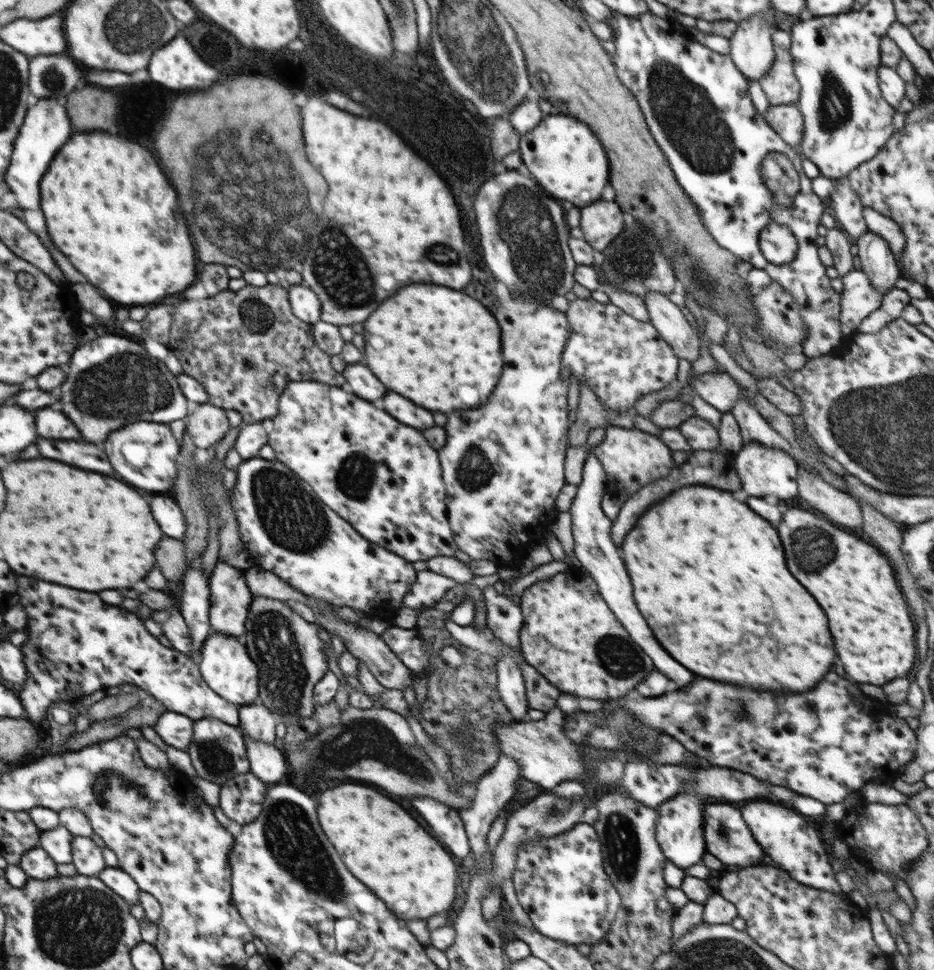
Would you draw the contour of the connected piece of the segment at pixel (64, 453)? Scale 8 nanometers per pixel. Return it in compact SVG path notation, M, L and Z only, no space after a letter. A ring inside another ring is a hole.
M40 438L38 442L38 450L40 456L50 458L50 460L60 460L64 464L70 464L82 470L92 470L98 474L112 474L112 466L106 458L106 454L96 448L94 444L86 444L86 442L70 442L70 440L46 440Z

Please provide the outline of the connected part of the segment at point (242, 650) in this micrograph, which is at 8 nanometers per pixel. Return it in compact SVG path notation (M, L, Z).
M214 632L201 648L198 658L199 671L205 683L218 696L237 706L252 704L258 701L258 667L254 664L245 646L240 644L240 638L226 636L221 632Z

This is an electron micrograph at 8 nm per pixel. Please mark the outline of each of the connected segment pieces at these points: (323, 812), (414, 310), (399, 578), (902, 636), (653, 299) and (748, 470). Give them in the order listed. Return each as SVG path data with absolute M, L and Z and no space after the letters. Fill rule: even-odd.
M342 784L318 798L318 818L346 868L402 920L426 920L450 911L460 892L452 856L394 800L380 792Z
M410 284L404 286L402 290L398 290L396 296L392 296L390 300L384 300L374 314L370 314L370 318L364 322L364 332L366 332L366 364L372 368L372 372L380 378L380 382L390 390L402 394L404 398L412 400L414 404L420 404L422 408L428 408L432 412L452 412L452 410L460 410L460 408L476 408L476 404L486 404L490 392L496 388L500 374L502 374L502 342L500 342L500 326L496 322L496 318L492 316L492 312L488 312L488 308L484 308L478 300L470 298L464 292L456 292L438 284Z
M261 457L245 460L237 468L238 475L231 489L231 503L235 510L239 533L253 556L256 566L279 576L292 588L314 600L324 600L334 606L349 606L367 616L392 617L403 606L403 598L417 577L412 563L387 548L366 540L347 519L325 506L306 483L279 461Z
M800 508L782 509L784 516L778 524L780 540L786 552L788 570L796 576L800 584L818 600L830 620L830 632L838 650L838 656L844 664L848 676L856 682L866 682L874 686L882 686L888 680L898 676L906 676L916 660L916 642L914 642L914 624L904 602L904 596L894 578L894 570L890 562L876 550L866 544L862 538L850 534L850 530L835 525L820 513Z
M649 292L643 298L646 303L648 312L650 313L650 323L658 330L660 337L669 344L674 350L674 354L678 359L690 361L692 364L700 359L700 340L690 322L686 320L686 316L680 311L680 308L667 295L660 292Z
M757 442L743 443L737 455L734 455L733 465L742 481L742 488L750 496L776 496L784 506L784 500L796 500L798 494L797 476L800 468L789 453L780 448L768 448Z

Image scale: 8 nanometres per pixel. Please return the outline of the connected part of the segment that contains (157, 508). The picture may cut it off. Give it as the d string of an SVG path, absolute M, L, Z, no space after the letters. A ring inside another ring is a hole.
M156 496L150 502L152 516L162 528L162 532L170 538L182 540L186 532L185 518L181 508L172 500L164 496Z

